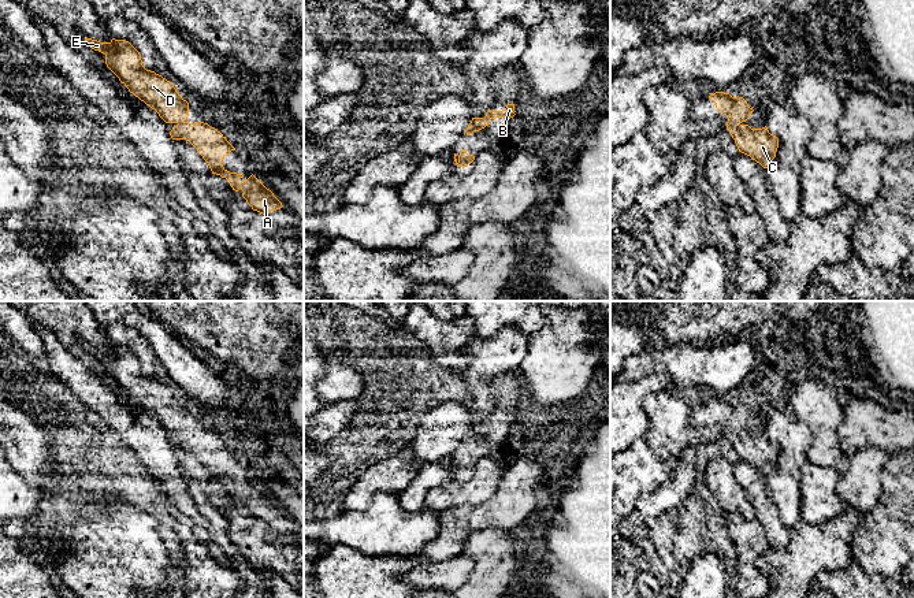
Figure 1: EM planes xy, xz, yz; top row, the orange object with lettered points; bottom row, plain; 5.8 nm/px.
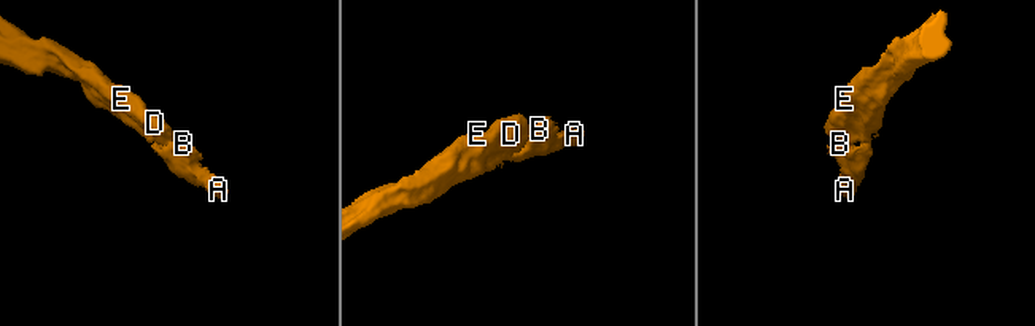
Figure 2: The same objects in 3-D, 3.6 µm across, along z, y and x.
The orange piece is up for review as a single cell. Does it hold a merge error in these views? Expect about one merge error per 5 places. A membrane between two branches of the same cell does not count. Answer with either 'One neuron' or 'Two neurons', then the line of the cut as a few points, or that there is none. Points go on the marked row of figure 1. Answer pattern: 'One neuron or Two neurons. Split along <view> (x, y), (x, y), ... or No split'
One neuron. No split

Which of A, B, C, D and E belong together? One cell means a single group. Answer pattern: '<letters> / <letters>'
A B C D E

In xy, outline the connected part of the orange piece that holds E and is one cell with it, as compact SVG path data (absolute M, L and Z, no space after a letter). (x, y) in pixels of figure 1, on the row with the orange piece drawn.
M85 38L85 44L105 55L107 67L119 81L155 109L166 123L177 126L170 131L172 140L189 141L208 163L212 174L226 178L233 187L244 192L242 197L263 215L280 209L282 203L253 174L244 182L238 182L242 174L227 171L222 161L235 148L226 137L208 123L189 123L189 103L183 100L174 85L142 66L140 52L126 40L112 38L109 42Z

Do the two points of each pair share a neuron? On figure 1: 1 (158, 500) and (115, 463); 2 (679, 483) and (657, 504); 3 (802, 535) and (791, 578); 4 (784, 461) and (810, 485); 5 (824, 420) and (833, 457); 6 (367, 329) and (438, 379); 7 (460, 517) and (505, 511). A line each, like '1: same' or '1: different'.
1: same
2: same
3: same
4: different
5: same
6: different
7: same

